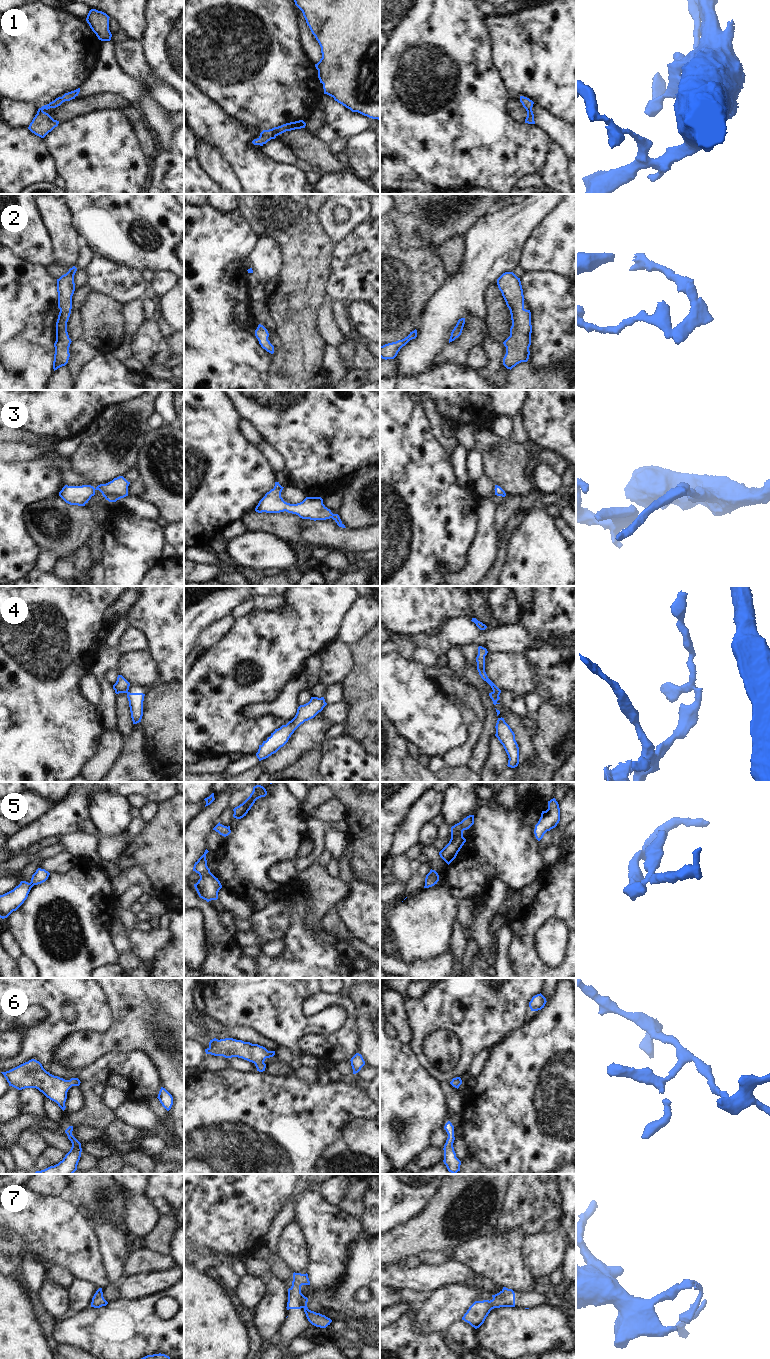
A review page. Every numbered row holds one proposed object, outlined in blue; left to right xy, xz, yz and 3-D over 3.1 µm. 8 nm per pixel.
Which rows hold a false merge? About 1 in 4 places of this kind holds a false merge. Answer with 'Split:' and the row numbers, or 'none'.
Split: 4

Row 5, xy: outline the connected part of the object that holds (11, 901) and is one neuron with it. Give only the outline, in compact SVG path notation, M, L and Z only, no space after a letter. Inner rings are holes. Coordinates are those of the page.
M38 868L32 875L30 883L21 881L13 890L0 895L0 918L7 918L13 911L16 911L27 899L31 888L45 882L49 875L50 873L45 869Z

